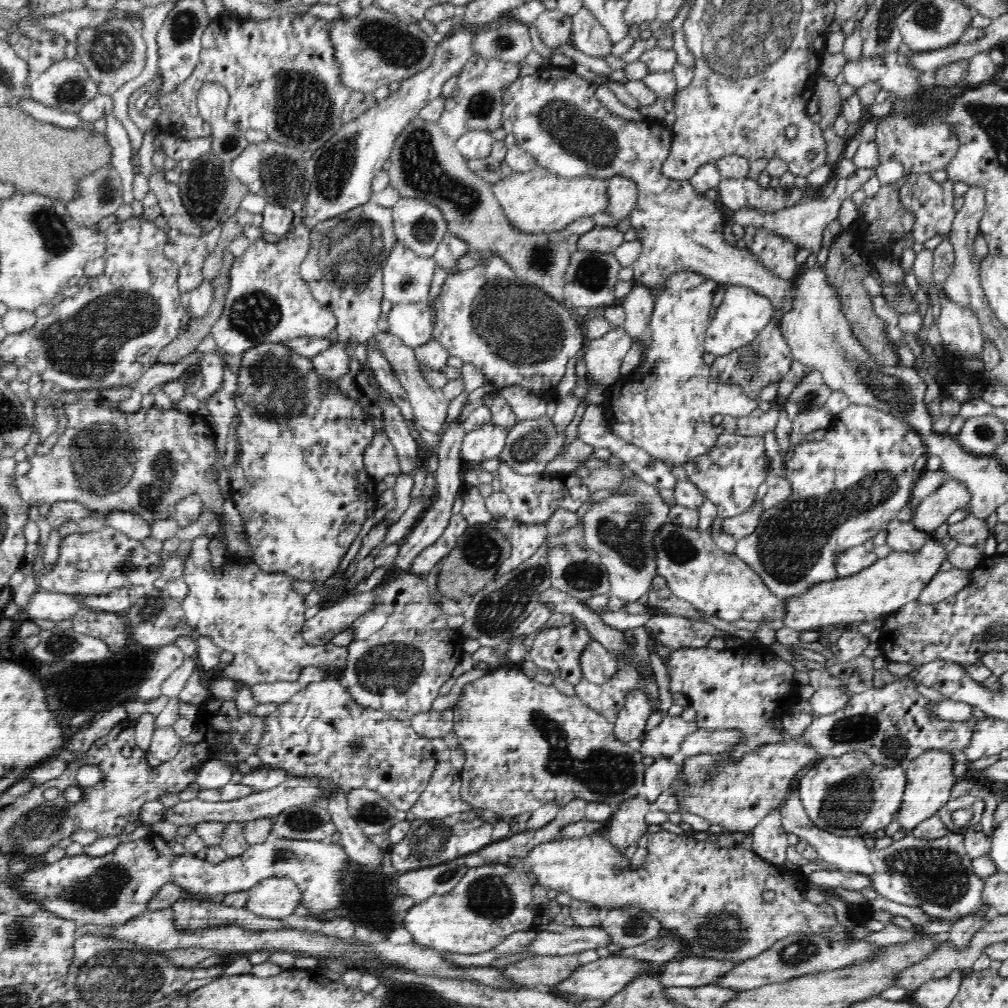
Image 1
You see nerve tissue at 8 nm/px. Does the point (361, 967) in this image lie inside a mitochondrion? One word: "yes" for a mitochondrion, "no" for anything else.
no

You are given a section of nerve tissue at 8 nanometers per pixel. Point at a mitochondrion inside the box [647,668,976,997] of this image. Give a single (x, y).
(937, 876)

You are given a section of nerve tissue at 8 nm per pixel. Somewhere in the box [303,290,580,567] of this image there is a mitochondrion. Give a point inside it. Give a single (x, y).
(529, 445)

